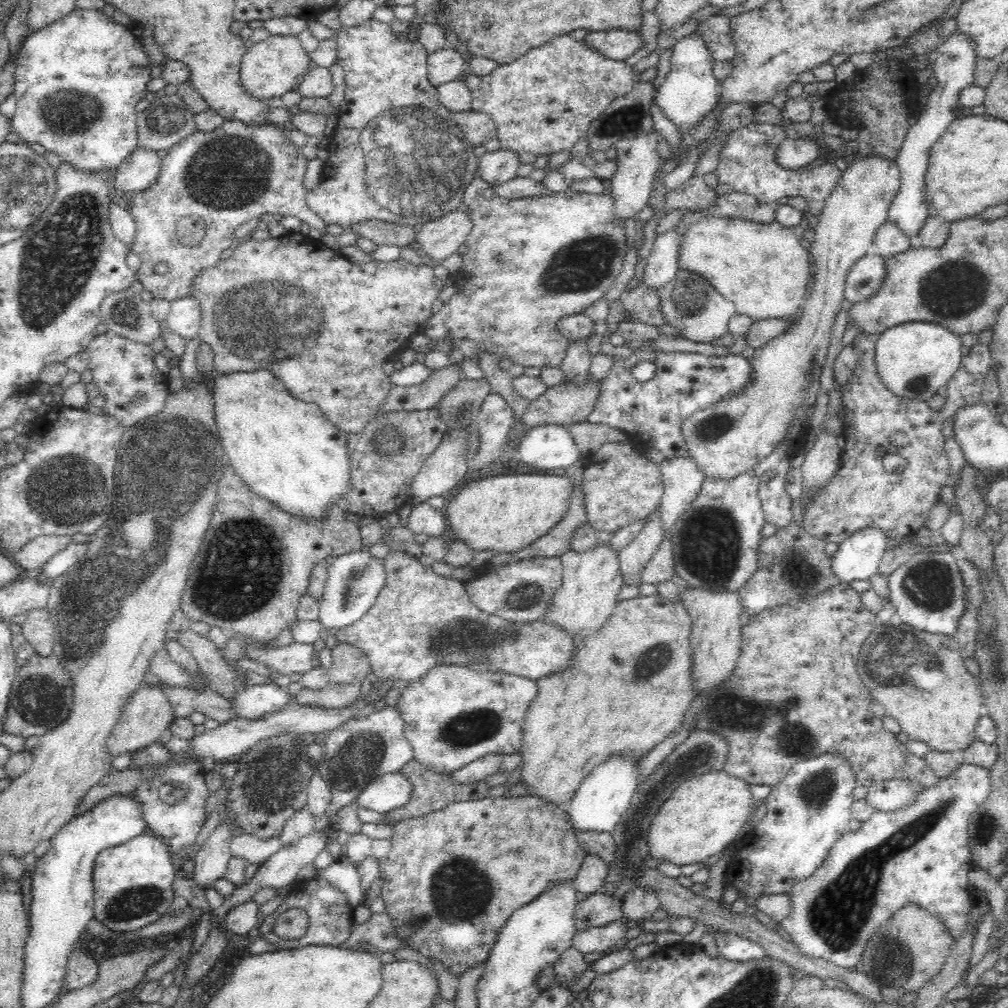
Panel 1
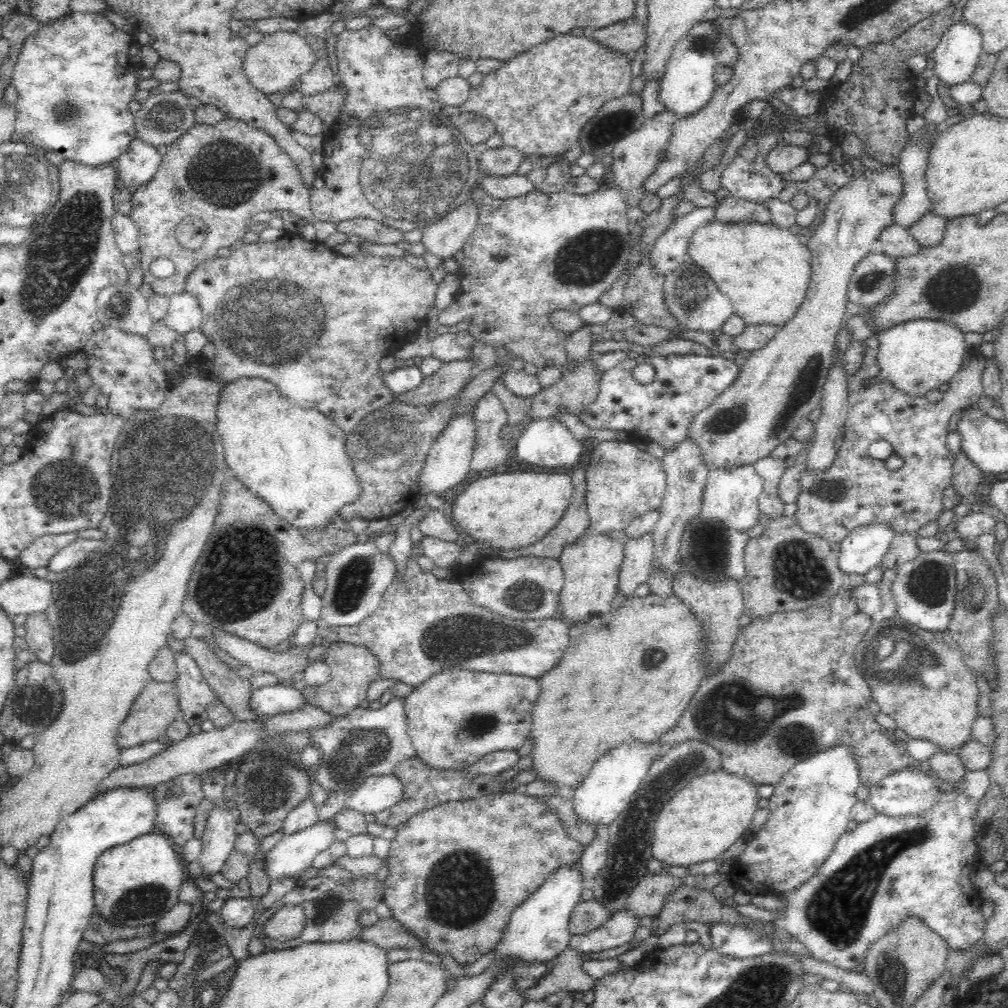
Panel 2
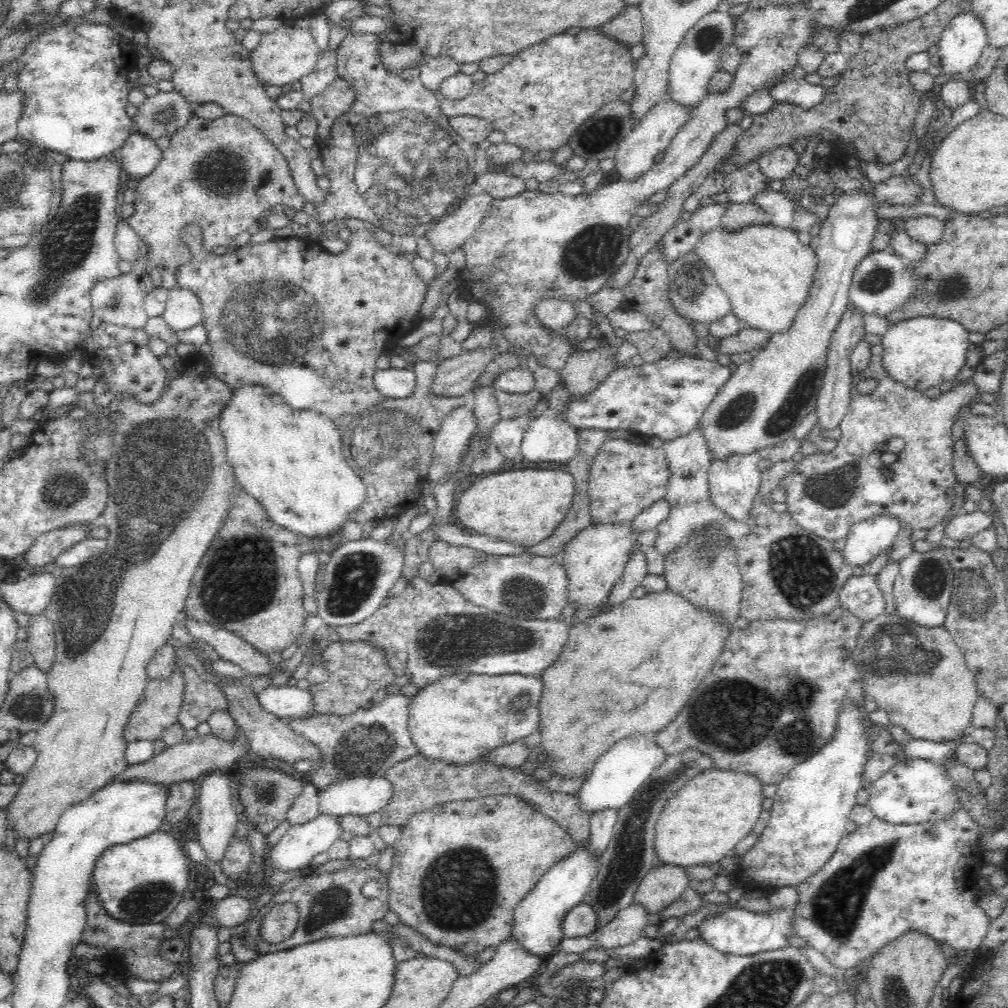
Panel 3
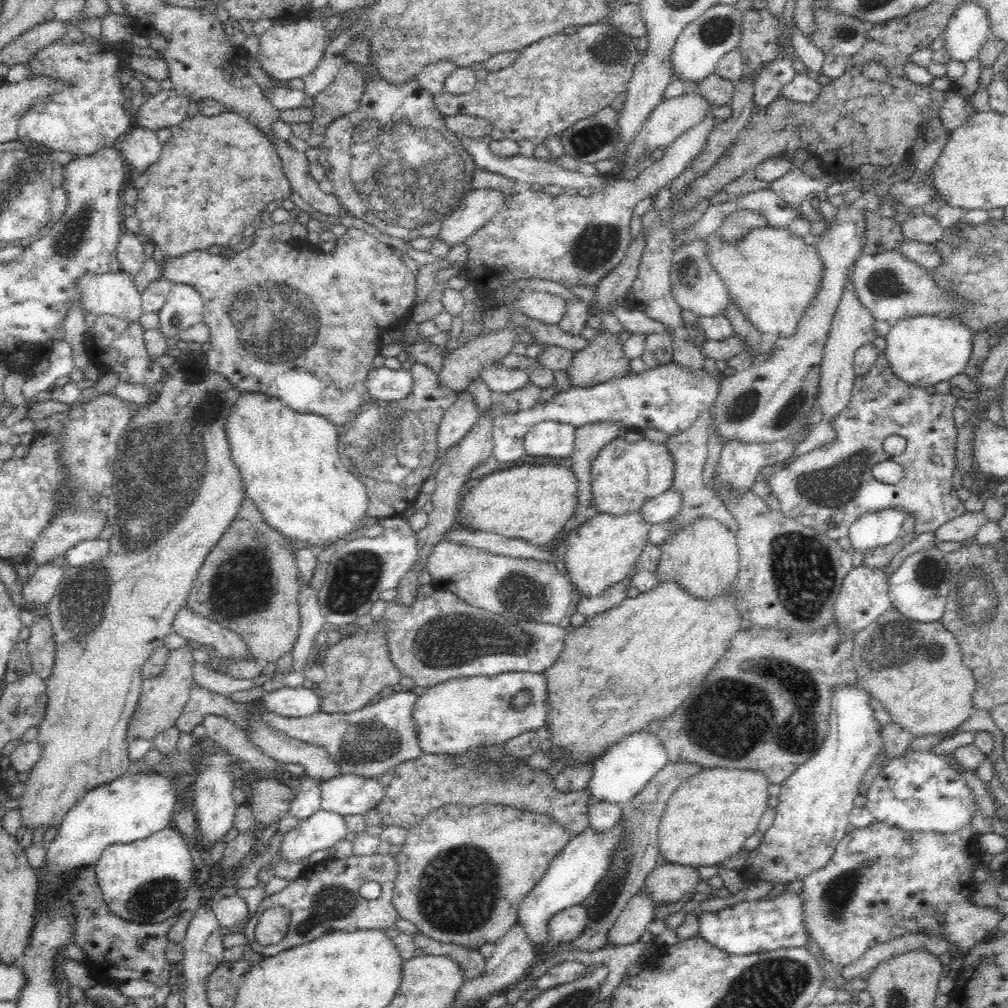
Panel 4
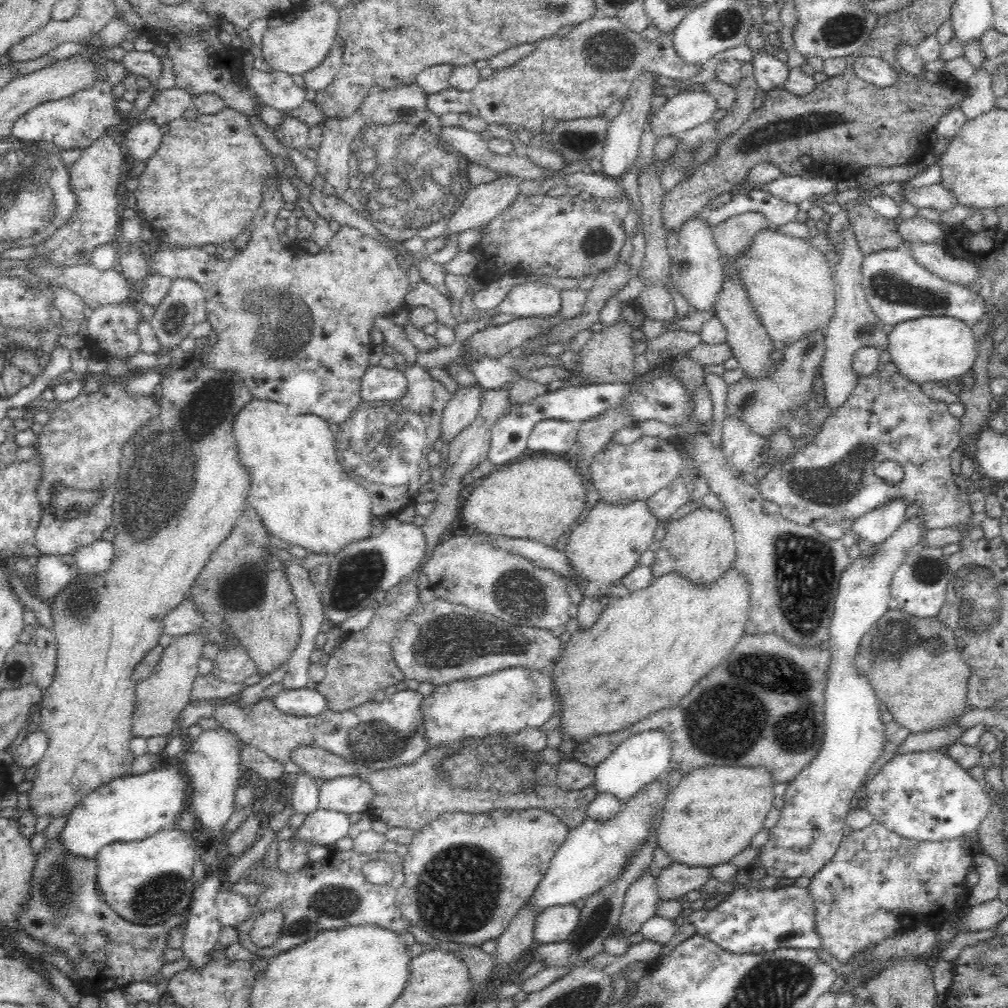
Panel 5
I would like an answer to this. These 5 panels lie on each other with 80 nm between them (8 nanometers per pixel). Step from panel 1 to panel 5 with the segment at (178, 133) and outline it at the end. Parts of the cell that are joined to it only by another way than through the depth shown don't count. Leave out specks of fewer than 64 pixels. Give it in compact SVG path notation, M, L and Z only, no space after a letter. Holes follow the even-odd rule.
M177 86L169 89L162 89L161 93L155 96L155 99L146 109L146 118L154 124L166 124L174 118L182 117L182 112L191 107L191 94L188 94L183 88Z

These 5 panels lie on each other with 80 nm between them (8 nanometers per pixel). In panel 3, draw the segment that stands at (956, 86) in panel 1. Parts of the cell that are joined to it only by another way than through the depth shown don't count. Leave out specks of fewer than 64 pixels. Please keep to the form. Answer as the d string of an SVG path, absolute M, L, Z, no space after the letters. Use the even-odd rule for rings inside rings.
M971 10L958 12L937 43L944 73L970 74L988 42L984 23Z

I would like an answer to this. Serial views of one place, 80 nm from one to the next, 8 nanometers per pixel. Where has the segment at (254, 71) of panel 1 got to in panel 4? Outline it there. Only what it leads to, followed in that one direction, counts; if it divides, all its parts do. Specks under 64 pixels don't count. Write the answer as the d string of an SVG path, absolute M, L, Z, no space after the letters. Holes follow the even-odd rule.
M324 6L312 11L312 16L304 18L289 18L286 25L269 28L259 38L259 53L256 58L266 71L276 78L276 81L290 81L303 78L313 72L324 56L326 45L334 33L326 29L327 21L336 13L330 6Z

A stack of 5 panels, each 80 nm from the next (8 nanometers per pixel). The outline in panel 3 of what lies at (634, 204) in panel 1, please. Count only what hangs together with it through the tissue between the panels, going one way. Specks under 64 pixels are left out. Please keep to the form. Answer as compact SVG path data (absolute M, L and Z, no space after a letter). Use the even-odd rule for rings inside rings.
M669 97L656 103L644 118L630 131L630 134L617 144L617 151L614 158L614 166L621 178L634 179L650 170L650 166L656 162L656 156L666 150L671 140L681 131L681 128L688 122L689 116L693 113L695 106L680 104Z

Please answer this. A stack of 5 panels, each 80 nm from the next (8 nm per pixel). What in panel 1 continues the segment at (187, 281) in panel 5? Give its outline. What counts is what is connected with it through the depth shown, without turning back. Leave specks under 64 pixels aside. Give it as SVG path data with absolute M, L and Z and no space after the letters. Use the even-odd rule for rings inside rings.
M191 295L170 301L170 313L164 320L163 327L182 336L192 339L199 336L201 328L201 309L199 303Z

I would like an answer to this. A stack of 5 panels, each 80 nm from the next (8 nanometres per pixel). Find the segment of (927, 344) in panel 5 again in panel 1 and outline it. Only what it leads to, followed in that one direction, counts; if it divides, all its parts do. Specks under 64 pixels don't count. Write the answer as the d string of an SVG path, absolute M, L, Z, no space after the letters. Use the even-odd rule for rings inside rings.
M925 321L898 324L879 335L875 350L877 373L890 392L926 401L955 376L963 358L962 347L960 336L945 326Z

